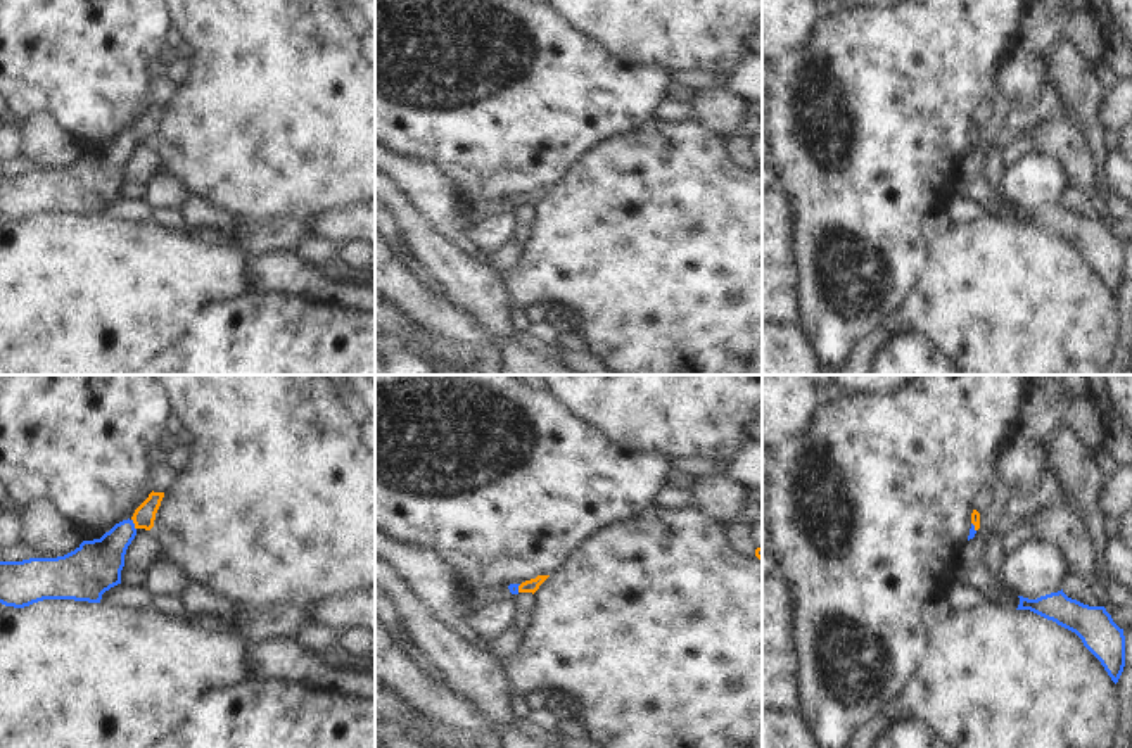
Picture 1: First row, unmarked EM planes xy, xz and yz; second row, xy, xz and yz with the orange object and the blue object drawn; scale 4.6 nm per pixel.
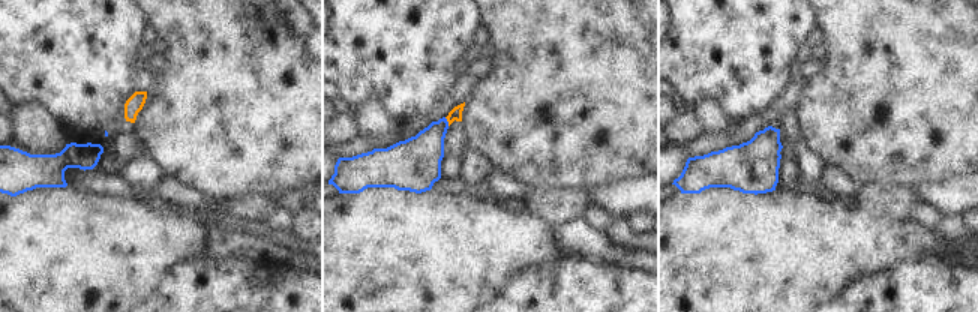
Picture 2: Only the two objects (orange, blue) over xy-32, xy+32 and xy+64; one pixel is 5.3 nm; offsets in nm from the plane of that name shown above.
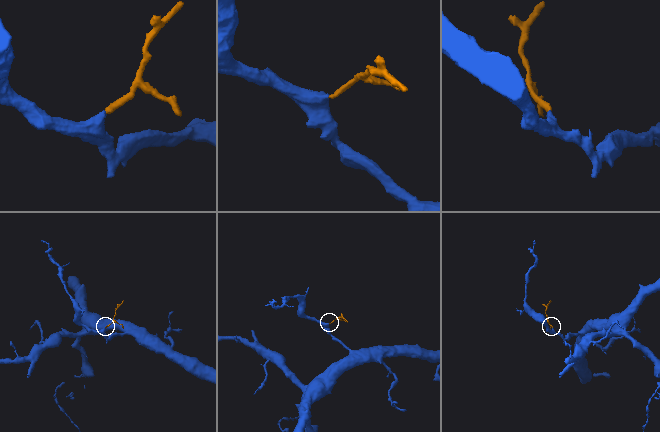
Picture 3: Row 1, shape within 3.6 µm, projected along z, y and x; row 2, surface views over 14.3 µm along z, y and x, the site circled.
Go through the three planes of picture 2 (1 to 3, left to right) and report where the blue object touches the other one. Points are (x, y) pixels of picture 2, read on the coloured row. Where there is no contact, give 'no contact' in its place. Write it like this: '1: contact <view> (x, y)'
1: no contact
2: contact xy+32 (447, 120)
3: no contact

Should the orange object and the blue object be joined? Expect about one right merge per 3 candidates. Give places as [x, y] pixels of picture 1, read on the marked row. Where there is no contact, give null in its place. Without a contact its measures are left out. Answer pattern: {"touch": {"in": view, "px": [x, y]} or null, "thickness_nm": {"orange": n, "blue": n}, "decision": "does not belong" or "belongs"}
{"touch": {"in": "xy", "px": [133, 522]}, "thickness_nm": {"orange": 100, "blue": 220}, "decision": "belongs"}

